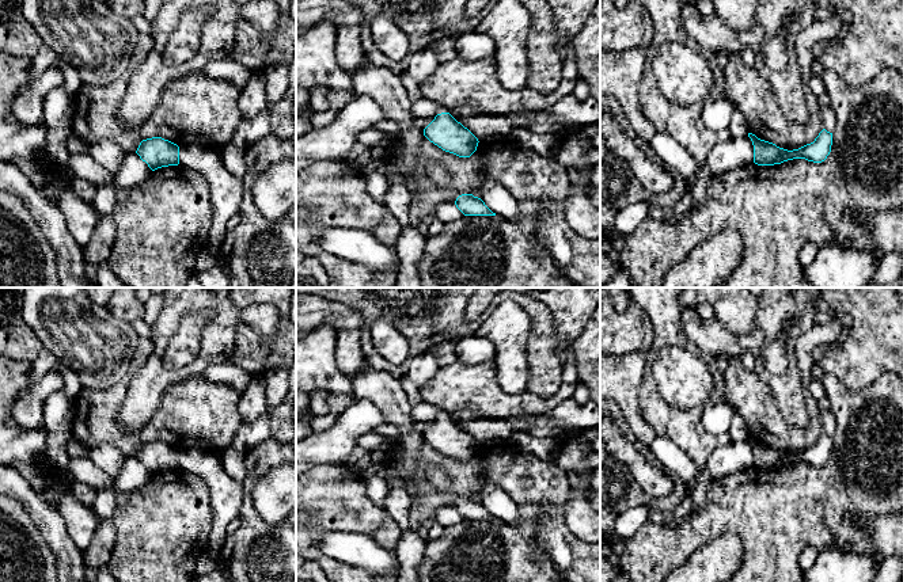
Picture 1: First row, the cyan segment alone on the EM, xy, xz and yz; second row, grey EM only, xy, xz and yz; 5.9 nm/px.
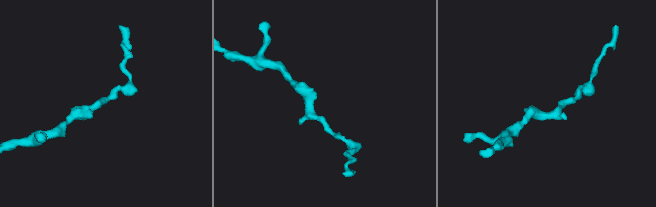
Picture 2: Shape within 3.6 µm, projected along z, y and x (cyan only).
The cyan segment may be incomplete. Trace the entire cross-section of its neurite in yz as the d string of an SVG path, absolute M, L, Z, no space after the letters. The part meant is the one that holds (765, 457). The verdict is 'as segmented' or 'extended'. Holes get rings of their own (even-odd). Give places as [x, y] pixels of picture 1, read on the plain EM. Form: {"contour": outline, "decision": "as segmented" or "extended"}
{"contour": "M823 433L813 446L798 453L788 454L773 446L758 442L748 437L754 449L754 467L758 469L774 469L793 463L805 463L813 467L822 467L831 456L832 437Z", "decision": "as segmented"}

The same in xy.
{"contour": "M162 441L143 444L136 457L152 475L179 468L179 450Z", "decision": "as segmented"}

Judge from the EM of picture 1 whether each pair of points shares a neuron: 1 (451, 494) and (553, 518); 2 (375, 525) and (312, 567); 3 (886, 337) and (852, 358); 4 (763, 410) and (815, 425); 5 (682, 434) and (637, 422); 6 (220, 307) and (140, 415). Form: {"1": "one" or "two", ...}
{"1": "one", "2": "two", "3": "one", "4": "one", "5": "two", "6": "one"}

